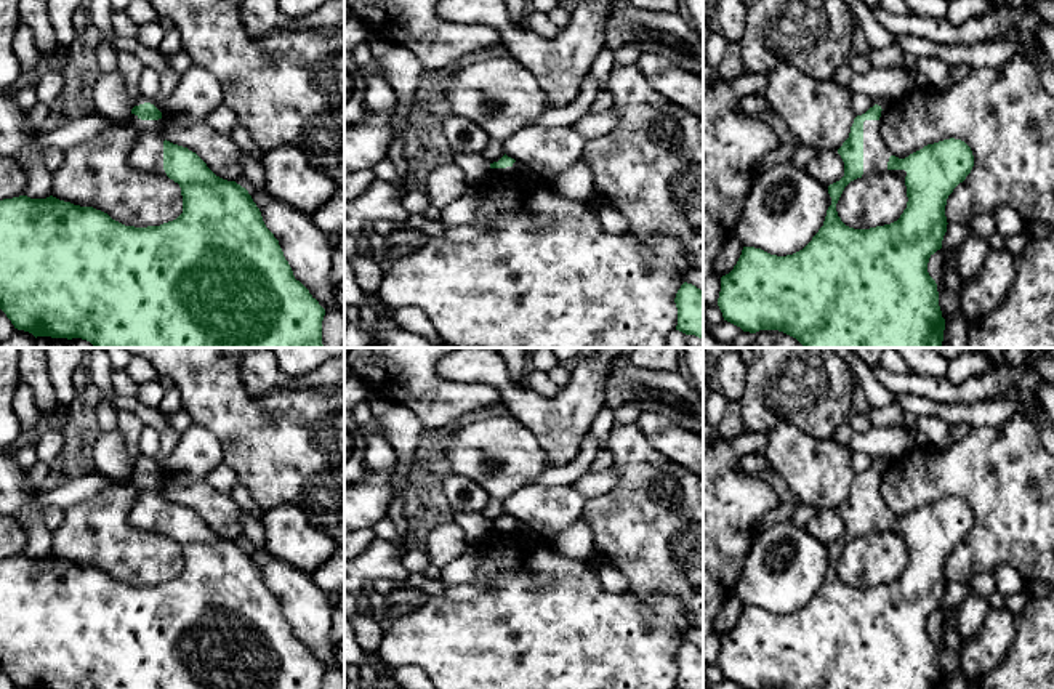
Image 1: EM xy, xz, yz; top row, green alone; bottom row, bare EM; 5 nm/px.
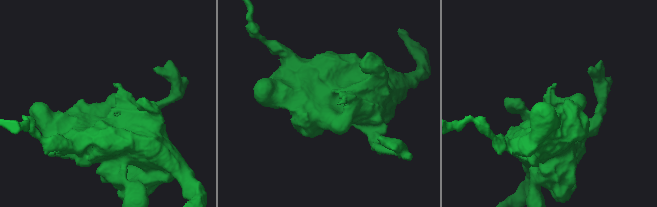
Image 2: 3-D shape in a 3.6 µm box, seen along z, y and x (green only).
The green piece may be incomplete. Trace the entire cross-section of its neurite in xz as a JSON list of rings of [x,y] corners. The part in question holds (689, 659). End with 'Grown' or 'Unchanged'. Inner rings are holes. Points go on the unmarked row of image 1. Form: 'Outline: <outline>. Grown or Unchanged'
Outline: [[[684,641],[674,662],[678,667],[676,689],[703,689],[703,649]]]. Unchanged

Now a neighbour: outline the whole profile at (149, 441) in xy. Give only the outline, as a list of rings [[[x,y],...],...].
[[[146,426],[139,436],[139,450],[144,461],[152,461],[160,449],[157,429]]]

